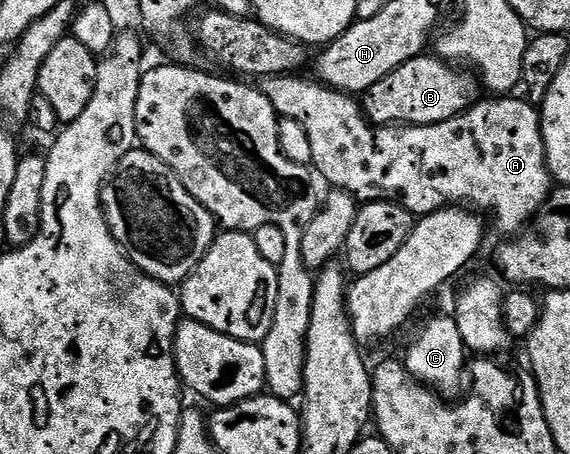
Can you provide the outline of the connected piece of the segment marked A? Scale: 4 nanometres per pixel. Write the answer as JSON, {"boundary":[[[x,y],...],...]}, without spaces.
{"boundary":[[[294,73],[262,79],[259,90],[271,101],[278,116],[291,117],[303,125],[311,140],[312,166],[315,171],[317,167],[316,174],[321,174],[330,188],[345,191],[365,203],[399,203],[415,217],[442,211],[450,205],[464,205],[474,212],[493,215],[494,225],[505,237],[524,232],[549,199],[551,176],[545,160],[541,113],[524,97],[485,97],[445,123],[422,127],[385,125],[380,128],[381,139],[377,139],[374,124],[352,94],[327,87],[316,78],[301,77]]]}

